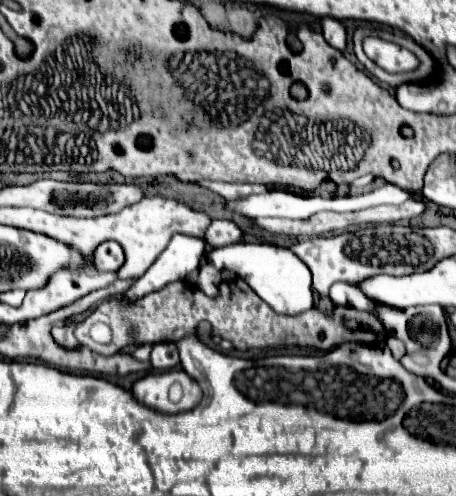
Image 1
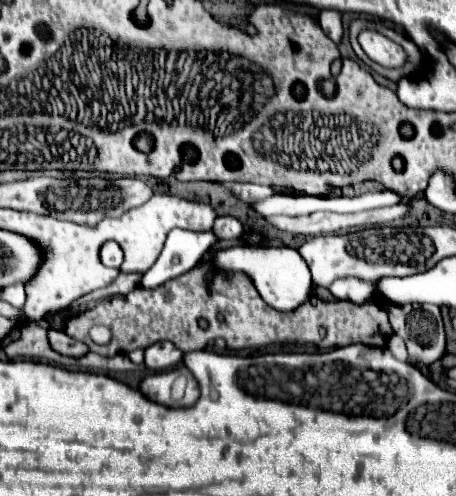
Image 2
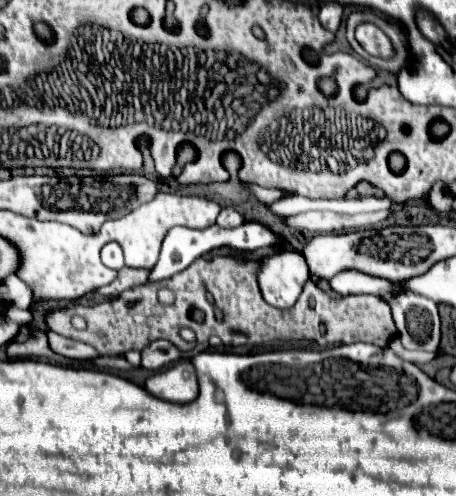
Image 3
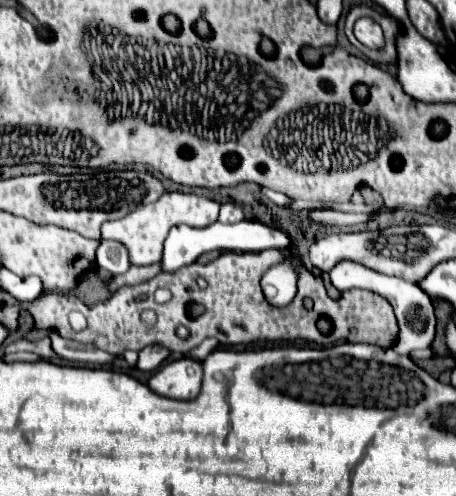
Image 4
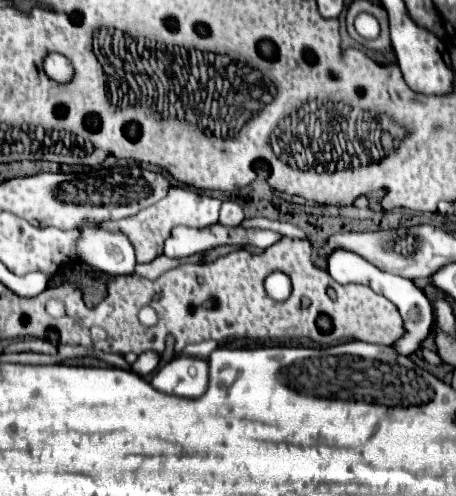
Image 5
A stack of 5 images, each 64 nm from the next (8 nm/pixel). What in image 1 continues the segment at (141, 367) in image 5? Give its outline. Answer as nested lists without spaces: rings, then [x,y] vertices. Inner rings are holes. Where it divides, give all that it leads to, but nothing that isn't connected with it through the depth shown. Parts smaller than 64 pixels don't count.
[[[160,342],[154,346],[152,354],[150,354],[150,362],[156,370],[170,370],[178,364],[178,352],[176,352],[176,344],[172,342]]]

